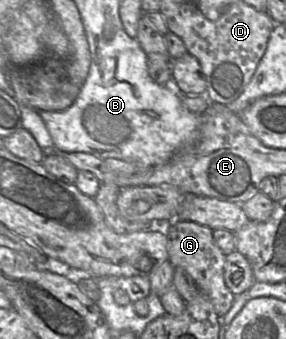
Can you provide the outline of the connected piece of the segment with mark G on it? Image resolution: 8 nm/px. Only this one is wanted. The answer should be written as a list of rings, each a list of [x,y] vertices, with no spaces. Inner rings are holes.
[[[174,220],[168,230],[169,261],[174,267],[186,270],[194,279],[201,293],[211,301],[220,319],[228,313],[235,295],[228,289],[224,280],[226,255],[216,244],[213,230],[207,226],[186,220]]]

